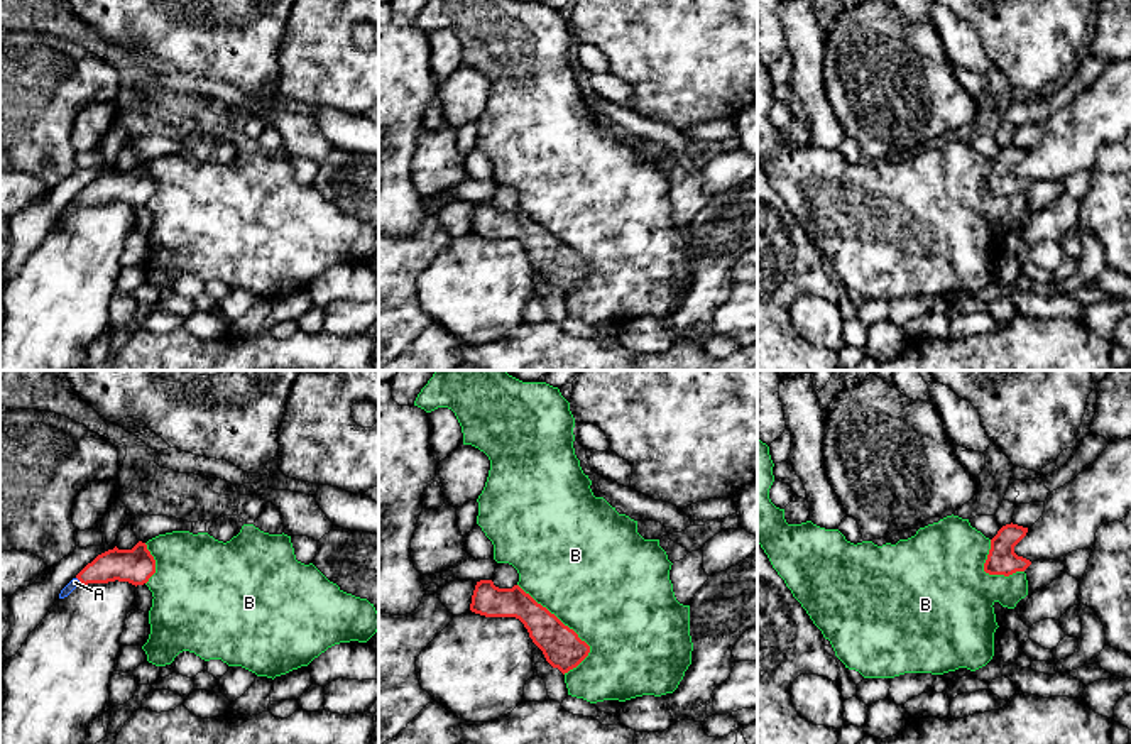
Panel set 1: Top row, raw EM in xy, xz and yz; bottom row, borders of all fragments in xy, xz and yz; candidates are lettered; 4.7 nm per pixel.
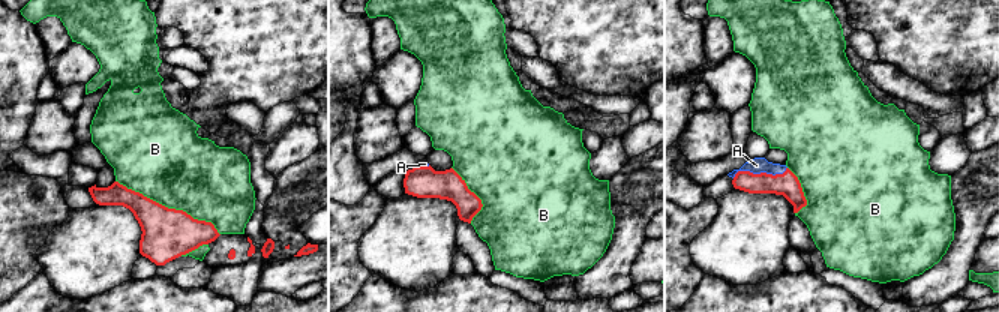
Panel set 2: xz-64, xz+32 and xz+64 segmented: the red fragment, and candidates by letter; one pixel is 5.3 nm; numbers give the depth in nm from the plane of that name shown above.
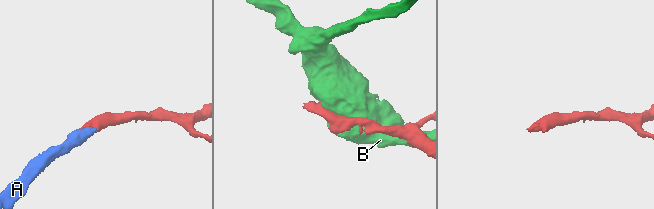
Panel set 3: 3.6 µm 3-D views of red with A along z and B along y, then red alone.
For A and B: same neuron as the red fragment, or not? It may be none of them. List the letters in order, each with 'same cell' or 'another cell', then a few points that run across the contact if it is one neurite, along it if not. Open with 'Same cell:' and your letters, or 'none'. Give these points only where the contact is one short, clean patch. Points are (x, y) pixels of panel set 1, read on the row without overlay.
Same cell: A
A: same cell; line xy (125, 186), (110, 186), (78, 200), (75, 203)
B: another cell

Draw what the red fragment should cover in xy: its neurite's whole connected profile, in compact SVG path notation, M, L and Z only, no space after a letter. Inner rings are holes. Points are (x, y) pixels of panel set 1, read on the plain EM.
M139 162L132 171L108 171L88 184L59 215L68 218L76 208L88 205L128 203L144 206L156 194L156 181L147 166Z

